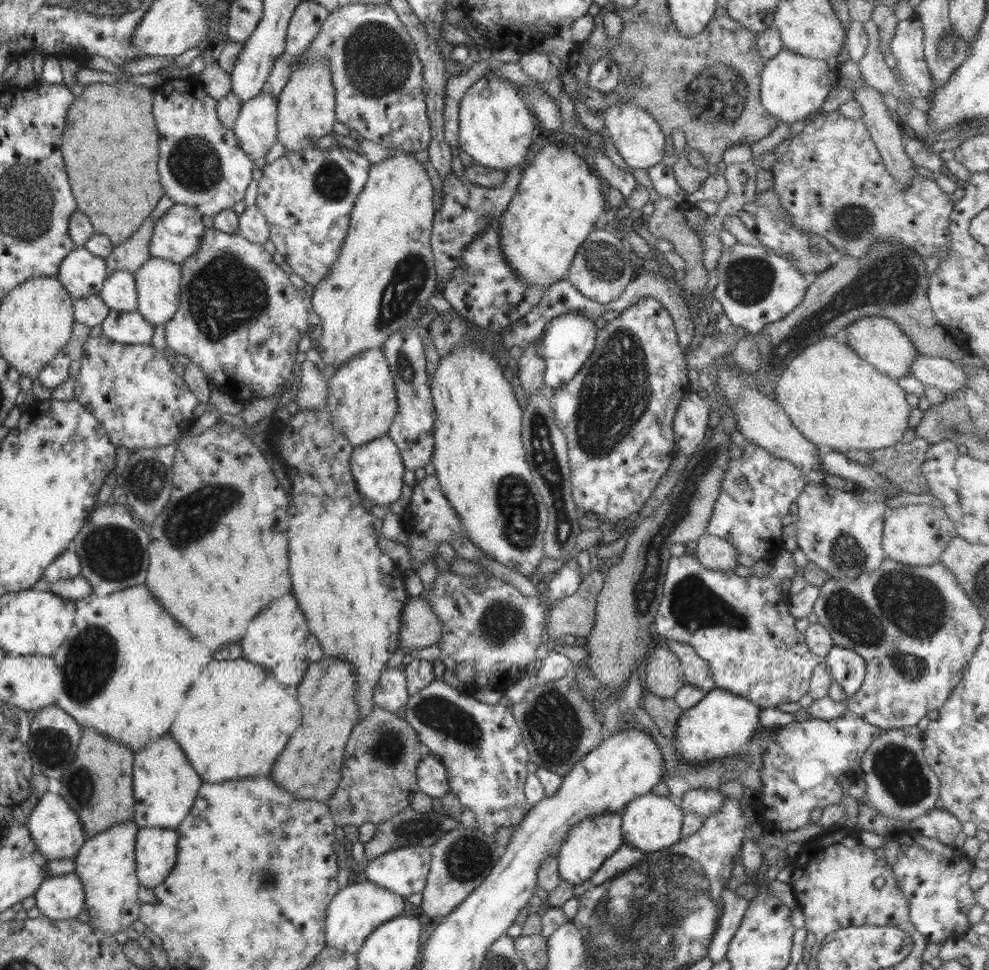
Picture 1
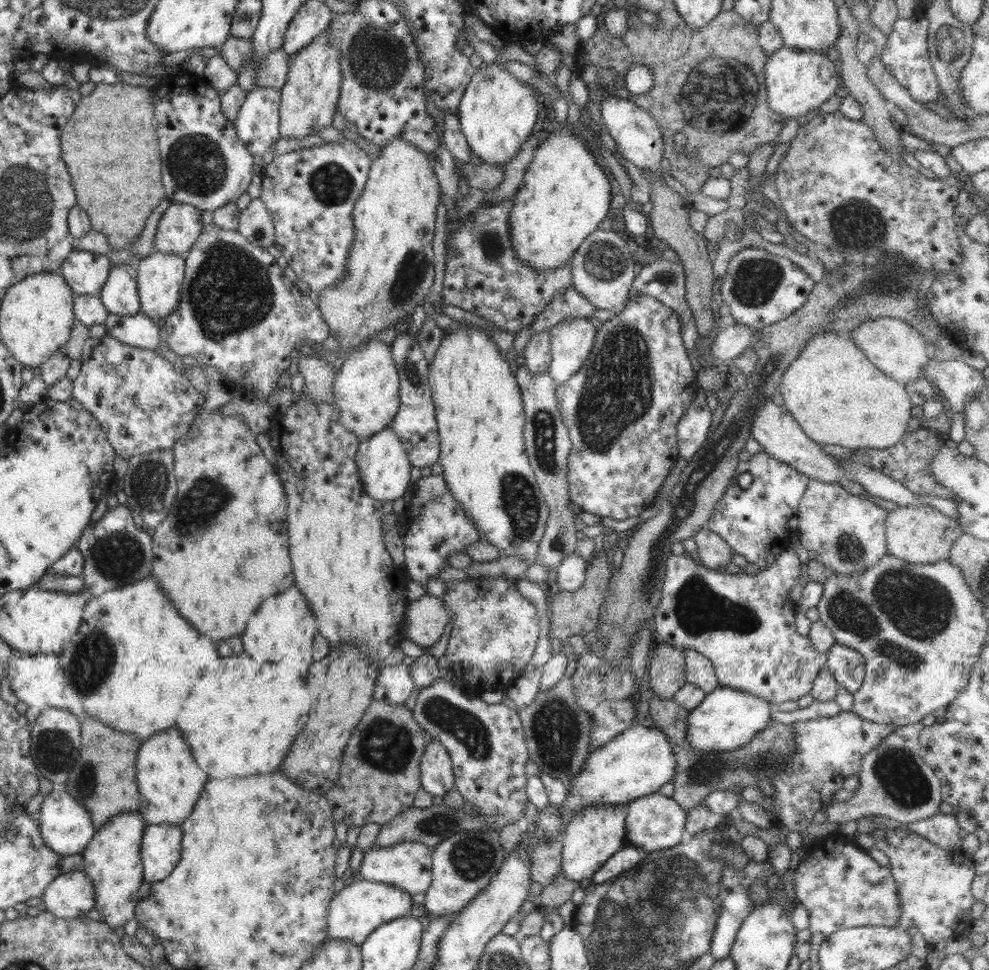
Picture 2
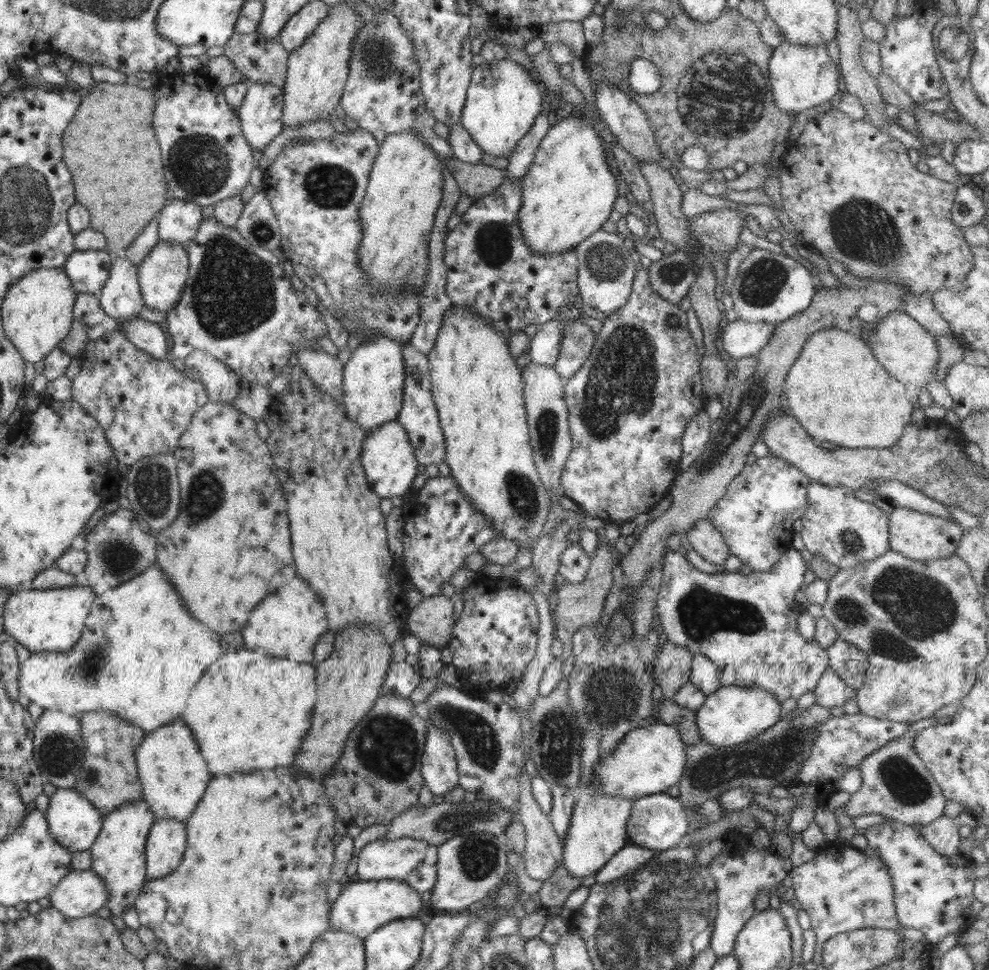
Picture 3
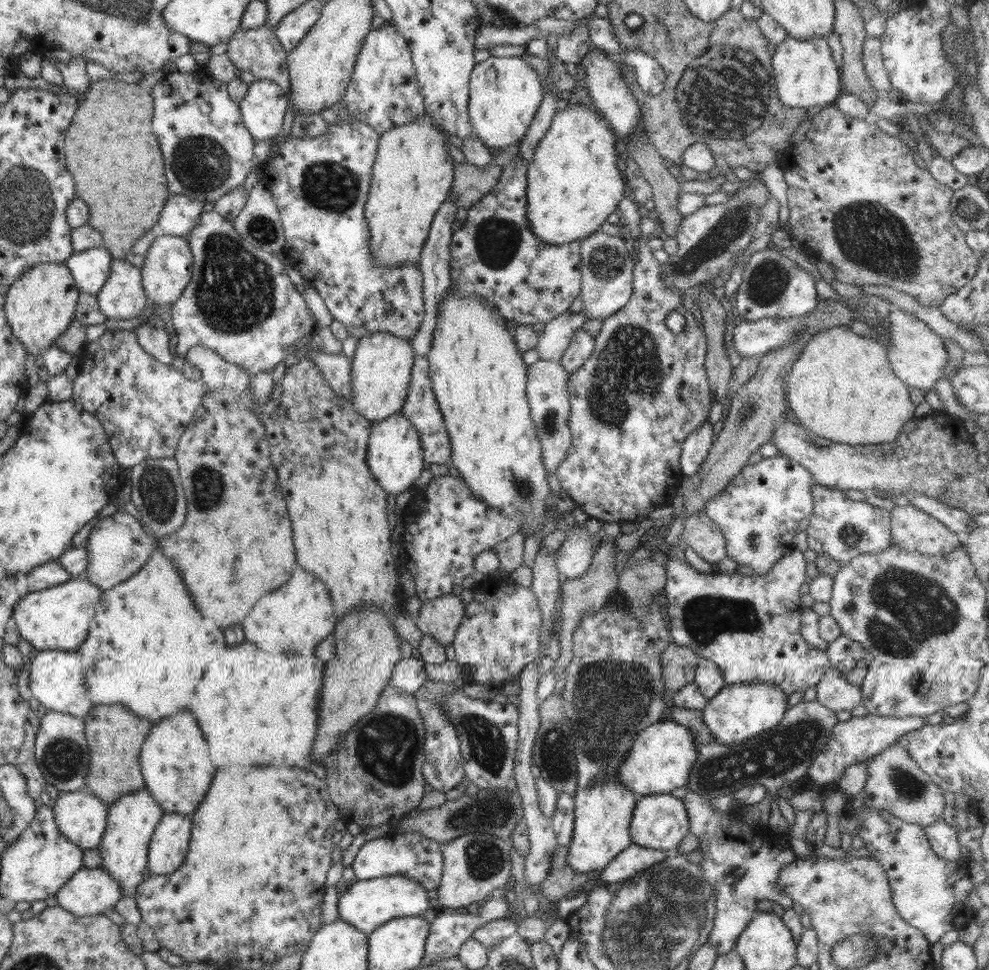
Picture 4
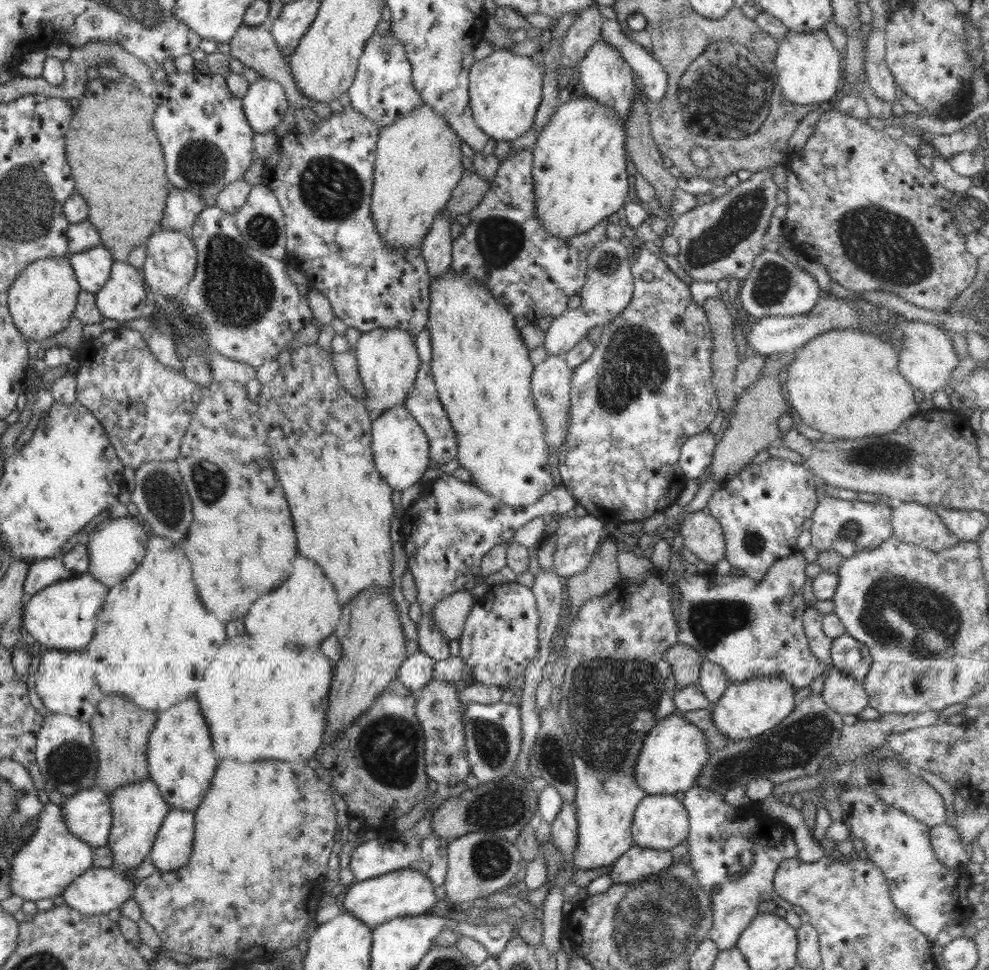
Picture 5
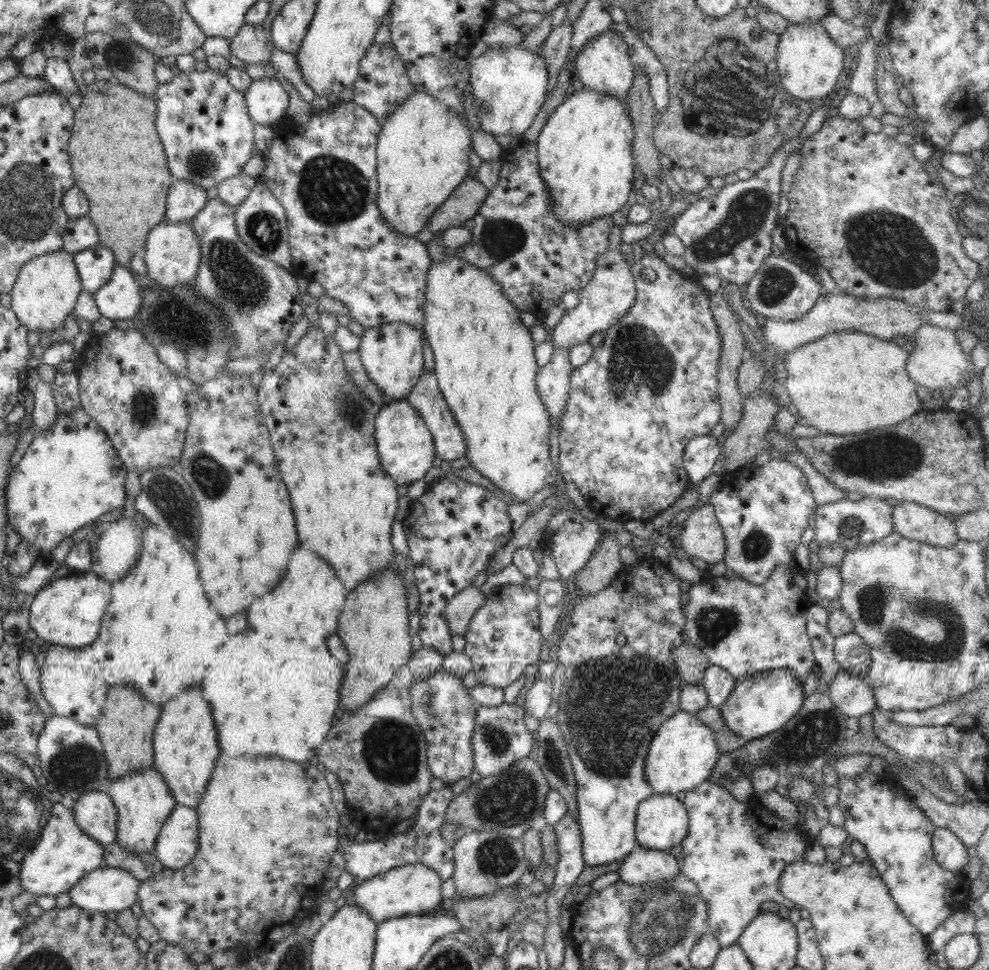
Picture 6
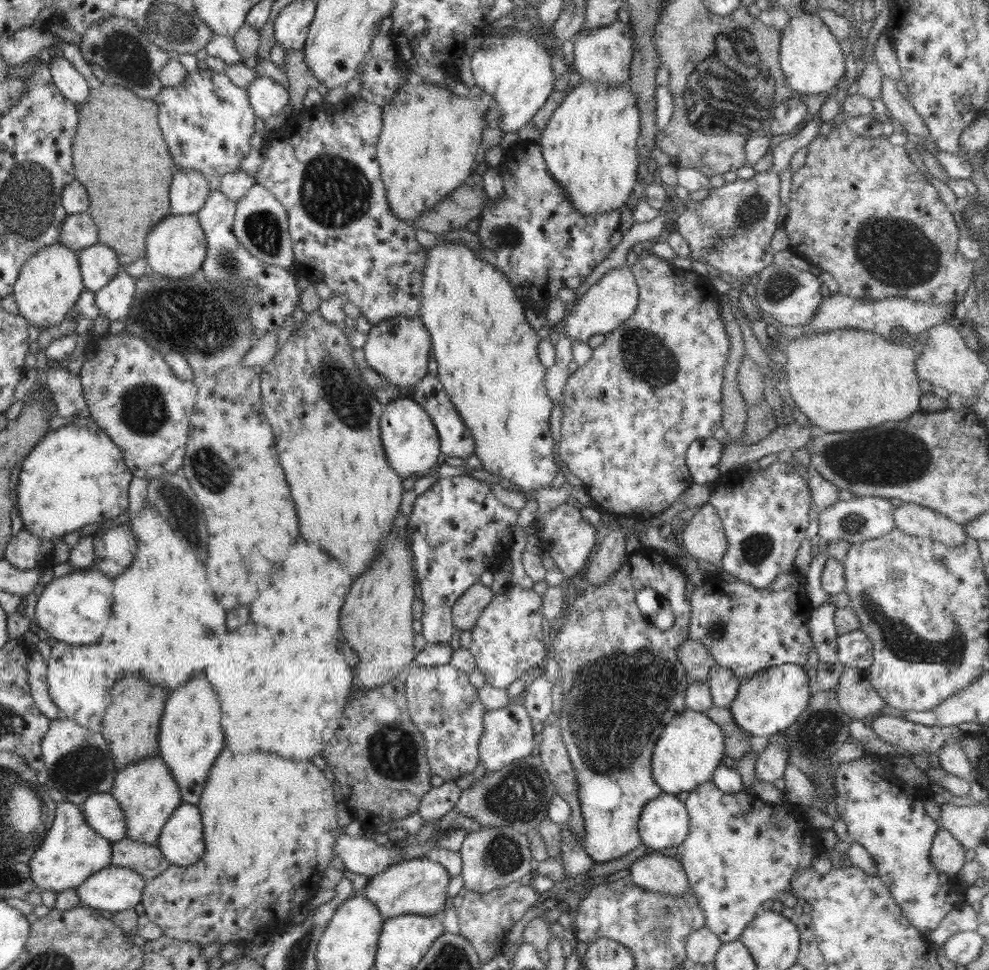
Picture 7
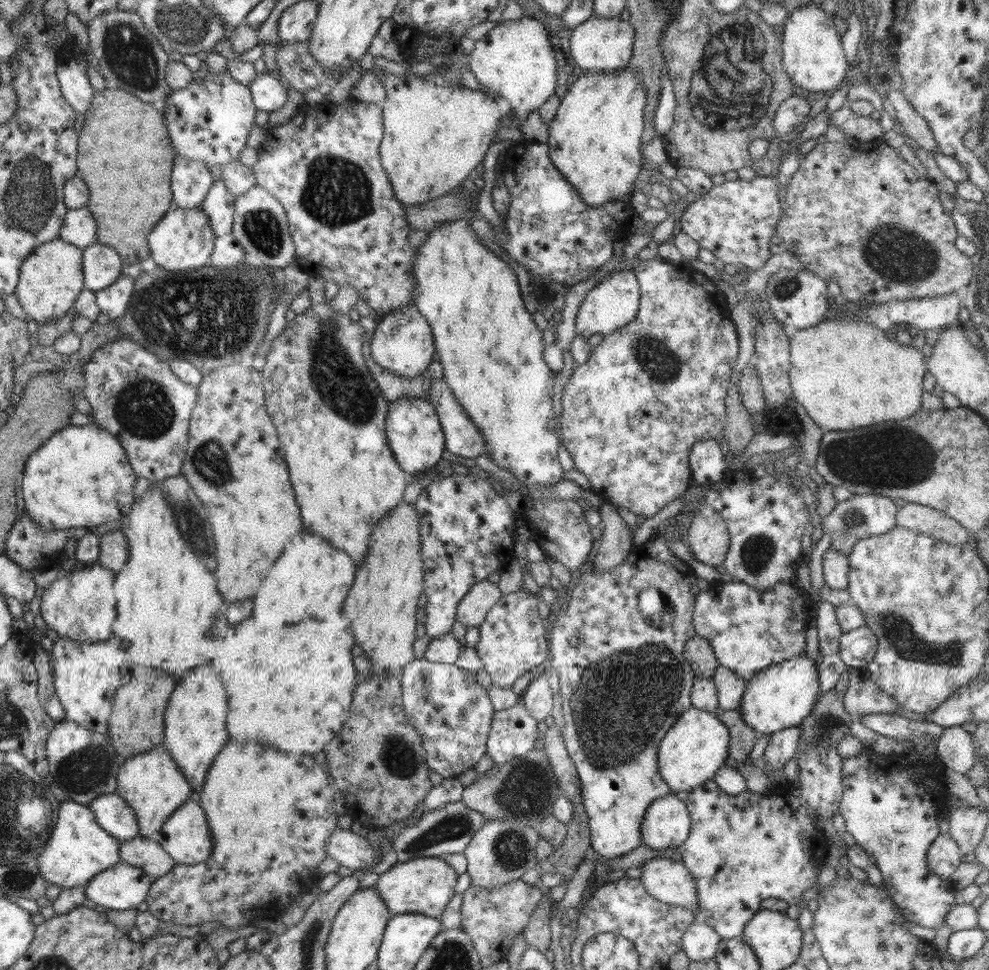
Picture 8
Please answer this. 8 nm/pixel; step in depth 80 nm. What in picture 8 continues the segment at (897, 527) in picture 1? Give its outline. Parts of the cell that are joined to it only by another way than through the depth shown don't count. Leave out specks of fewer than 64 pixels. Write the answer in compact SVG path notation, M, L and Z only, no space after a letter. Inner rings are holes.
M906 502L897 510L896 525L943 540L948 544L964 544L968 542L970 534L957 520L946 513L924 506L923 504Z

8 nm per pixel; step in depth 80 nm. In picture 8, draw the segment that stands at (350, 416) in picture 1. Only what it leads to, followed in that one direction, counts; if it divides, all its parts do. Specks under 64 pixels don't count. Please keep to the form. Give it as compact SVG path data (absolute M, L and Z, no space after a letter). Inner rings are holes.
M414 303L410 306L395 308L384 315L383 320L376 326L369 347L376 364L401 378L414 379L427 374L430 363L436 360L435 342L430 325Z

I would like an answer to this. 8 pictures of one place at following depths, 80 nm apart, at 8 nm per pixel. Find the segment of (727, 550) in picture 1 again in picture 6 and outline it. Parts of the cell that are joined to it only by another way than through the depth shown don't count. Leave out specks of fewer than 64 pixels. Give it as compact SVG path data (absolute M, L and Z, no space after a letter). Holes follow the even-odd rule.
M710 503L696 507L682 517L682 548L690 557L706 561L710 567L722 562L726 543L721 524Z

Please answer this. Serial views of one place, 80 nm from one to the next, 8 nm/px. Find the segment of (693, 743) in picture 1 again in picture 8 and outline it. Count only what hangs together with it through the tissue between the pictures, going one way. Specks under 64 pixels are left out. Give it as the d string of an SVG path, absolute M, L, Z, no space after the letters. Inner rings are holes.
M806 655L783 661L759 671L746 683L739 714L750 728L766 735L796 727L812 712L821 694L819 685L817 662L808 659Z

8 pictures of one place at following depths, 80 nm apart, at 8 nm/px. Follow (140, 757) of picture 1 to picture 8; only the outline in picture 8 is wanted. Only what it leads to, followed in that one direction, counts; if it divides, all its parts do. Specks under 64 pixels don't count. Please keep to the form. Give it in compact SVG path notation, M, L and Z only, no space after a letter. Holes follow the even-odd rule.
M210 665L202 666L188 672L187 678L180 680L171 692L165 710L165 736L162 741L172 760L189 782L189 800L198 803L208 769L222 750L222 746L226 744L226 714L229 708L221 675Z

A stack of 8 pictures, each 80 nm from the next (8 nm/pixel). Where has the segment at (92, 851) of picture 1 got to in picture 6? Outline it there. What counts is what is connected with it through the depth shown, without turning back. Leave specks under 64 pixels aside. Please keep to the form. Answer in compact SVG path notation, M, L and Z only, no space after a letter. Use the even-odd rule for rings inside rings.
M151 765L151 767L146 770L131 772L118 780L111 781L108 794L115 804L118 815L116 841L126 850L129 850L129 852L153 850L164 821L170 816L172 809L177 805L163 776Z

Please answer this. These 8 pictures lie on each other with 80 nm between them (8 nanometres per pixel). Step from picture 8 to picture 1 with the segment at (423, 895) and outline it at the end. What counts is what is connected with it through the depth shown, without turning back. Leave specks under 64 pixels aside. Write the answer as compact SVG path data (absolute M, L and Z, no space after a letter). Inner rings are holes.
M350 881L346 887L339 889L328 904L325 918L325 946L342 952L357 953L371 932L387 920L400 916L404 908L406 908L406 897L369 881L364 883Z

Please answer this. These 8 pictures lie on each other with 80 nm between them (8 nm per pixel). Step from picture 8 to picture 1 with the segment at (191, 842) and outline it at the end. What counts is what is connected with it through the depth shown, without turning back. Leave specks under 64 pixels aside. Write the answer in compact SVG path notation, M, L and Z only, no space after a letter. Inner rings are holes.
M139 828L135 840L136 877L139 884L154 888L170 875L176 864L178 833L166 828Z

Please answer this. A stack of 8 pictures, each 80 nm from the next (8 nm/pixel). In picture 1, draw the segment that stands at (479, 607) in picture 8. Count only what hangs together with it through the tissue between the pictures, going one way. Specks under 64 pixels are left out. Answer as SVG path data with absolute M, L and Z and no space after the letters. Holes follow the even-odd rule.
M415 597L404 606L399 630L399 649L404 653L411 649L419 651L440 641L442 623L440 617L434 614L434 609L430 609L430 602Z

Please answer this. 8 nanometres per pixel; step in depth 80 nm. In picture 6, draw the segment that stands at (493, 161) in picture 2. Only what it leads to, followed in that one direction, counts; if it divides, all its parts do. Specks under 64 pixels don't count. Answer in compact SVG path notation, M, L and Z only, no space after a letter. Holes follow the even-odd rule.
M523 44L489 46L488 51L470 60L469 83L476 104L488 104L490 110L476 111L482 129L497 136L511 136L517 141L534 122L544 104L549 81L543 56L532 53Z

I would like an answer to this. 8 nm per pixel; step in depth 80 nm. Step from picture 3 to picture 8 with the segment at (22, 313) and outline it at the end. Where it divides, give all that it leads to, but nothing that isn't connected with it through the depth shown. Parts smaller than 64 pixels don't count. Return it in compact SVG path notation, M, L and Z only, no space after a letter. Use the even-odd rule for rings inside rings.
M61 238L45 242L32 251L20 267L15 290L27 316L39 324L46 324L71 314L76 297L85 289L82 264L83 250Z

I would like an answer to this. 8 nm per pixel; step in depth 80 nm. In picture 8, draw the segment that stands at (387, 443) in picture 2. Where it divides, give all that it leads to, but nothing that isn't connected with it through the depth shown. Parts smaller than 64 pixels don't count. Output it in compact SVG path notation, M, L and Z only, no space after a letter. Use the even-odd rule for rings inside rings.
M405 397L388 405L385 433L389 447L400 468L409 474L428 471L442 458L444 433L434 405L427 398Z

